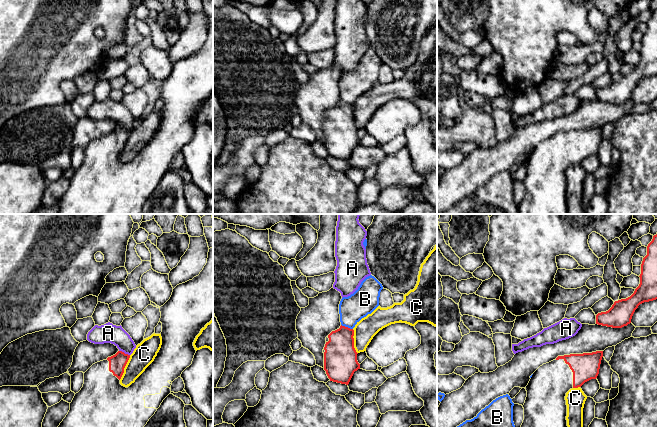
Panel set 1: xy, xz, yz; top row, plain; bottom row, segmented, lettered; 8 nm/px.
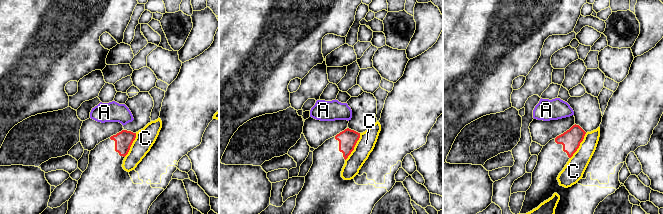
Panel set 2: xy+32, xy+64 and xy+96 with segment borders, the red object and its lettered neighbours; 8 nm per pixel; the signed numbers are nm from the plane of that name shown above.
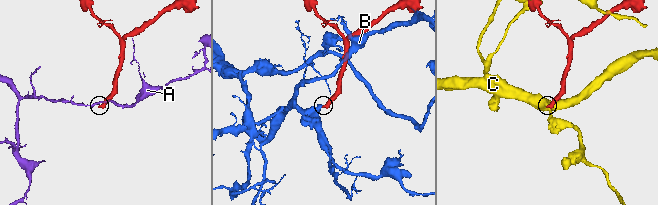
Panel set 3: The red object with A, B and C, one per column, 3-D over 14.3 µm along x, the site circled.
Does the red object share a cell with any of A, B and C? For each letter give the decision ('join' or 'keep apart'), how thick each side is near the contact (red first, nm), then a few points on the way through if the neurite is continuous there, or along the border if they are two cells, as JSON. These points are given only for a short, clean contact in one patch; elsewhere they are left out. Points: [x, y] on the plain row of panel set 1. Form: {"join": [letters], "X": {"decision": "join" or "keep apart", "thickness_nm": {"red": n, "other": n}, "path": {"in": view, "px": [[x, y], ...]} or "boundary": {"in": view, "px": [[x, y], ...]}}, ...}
{"join": [], "A": {"decision": "keep apart", "thickness_nm": {"red": 140, "other": 160}, "boundary": {"in": "xy", "px": [[119, 126], [129, 131]]}}, "B": {"decision": "keep apart", "thickness_nm": {"red": 280, "other": 220}, "boundary": {"in": "xz", "px": [[341, 100], [352, 105]]}}, "C": {"decision": "keep apart", "thickness_nm": {"red": 140, "other": 180}}}

